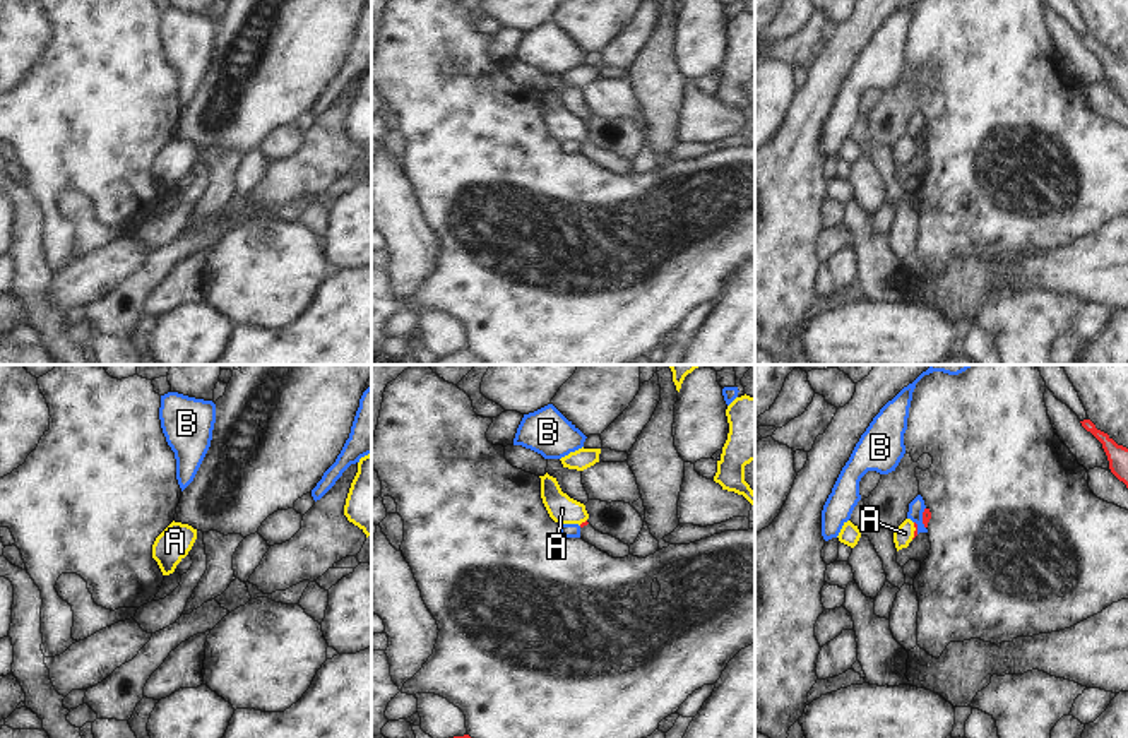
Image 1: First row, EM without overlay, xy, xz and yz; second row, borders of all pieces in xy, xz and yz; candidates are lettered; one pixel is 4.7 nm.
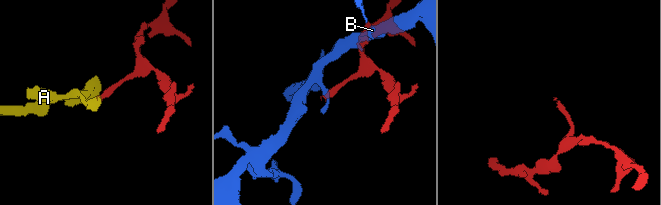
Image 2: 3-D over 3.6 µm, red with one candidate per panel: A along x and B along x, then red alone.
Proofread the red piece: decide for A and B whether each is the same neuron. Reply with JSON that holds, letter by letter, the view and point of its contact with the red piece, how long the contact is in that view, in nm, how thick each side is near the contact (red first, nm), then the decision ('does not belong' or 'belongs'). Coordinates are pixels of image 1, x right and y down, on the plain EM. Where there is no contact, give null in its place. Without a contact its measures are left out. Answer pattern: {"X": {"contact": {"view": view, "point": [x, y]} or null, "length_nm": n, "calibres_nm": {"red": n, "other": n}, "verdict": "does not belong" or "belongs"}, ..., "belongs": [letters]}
{"A": {"contact": {"view": "yz", "point": [914, 148]}, "length_nm": 80, "calibres_nm": {"red": 20, "other": 90}, "verdict": "belongs"}, "B": {"contact": {"view": "yz", "point": [923, 134]}, "length_nm": 100, "calibres_nm": {"red": 50, "other": 80}, "verdict": "does not belong"}, "belongs": ["A"]}

